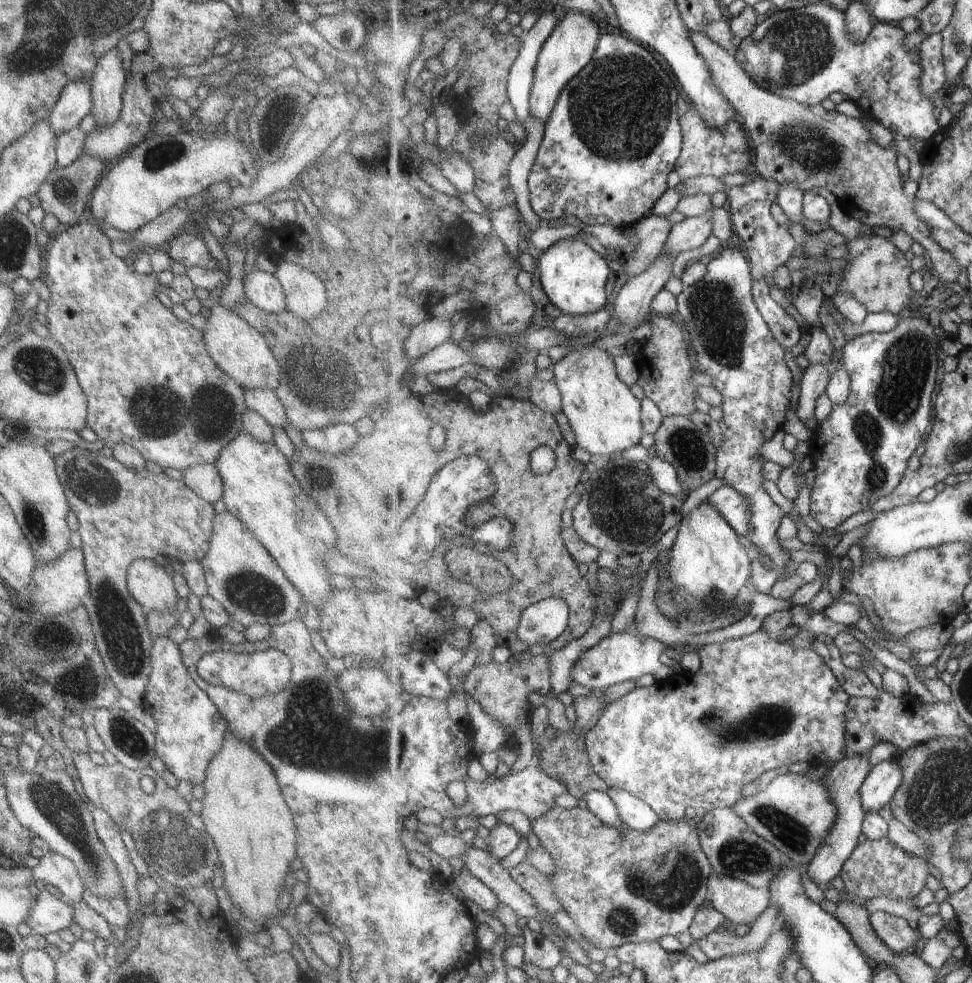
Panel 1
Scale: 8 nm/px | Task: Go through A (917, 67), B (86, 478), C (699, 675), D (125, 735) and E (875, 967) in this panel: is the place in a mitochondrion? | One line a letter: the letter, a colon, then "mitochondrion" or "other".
A: other
B: mitochondrion
C: other
D: mitochondrion
E: other

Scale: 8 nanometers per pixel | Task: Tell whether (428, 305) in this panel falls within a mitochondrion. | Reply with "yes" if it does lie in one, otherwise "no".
no

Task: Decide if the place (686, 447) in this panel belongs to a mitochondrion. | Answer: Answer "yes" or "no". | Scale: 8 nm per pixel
yes

